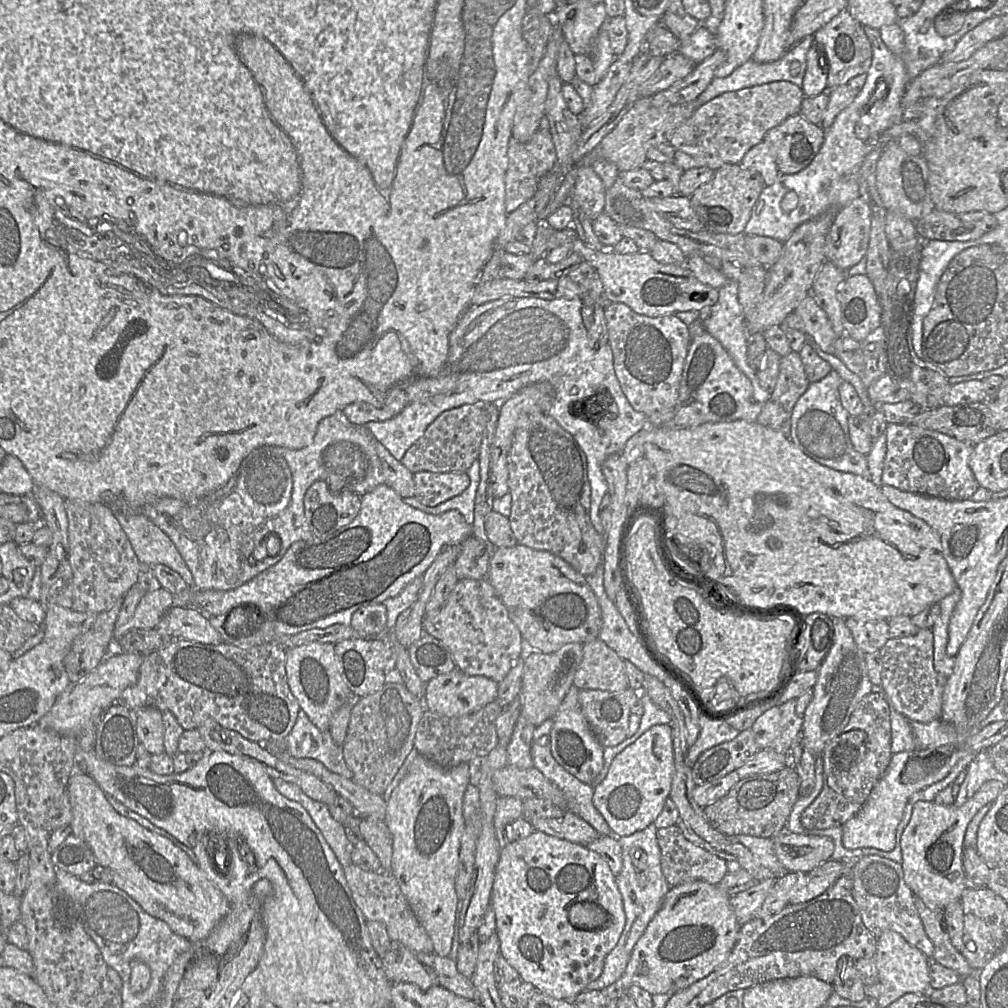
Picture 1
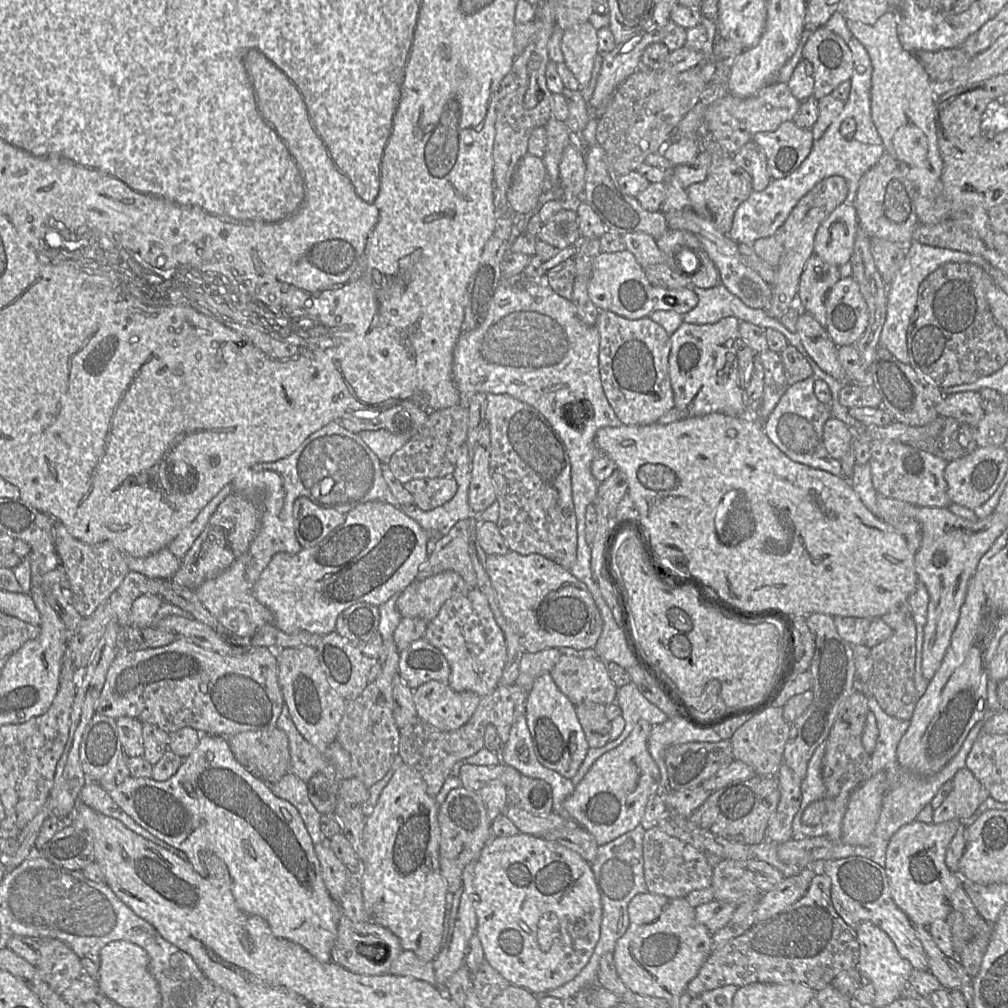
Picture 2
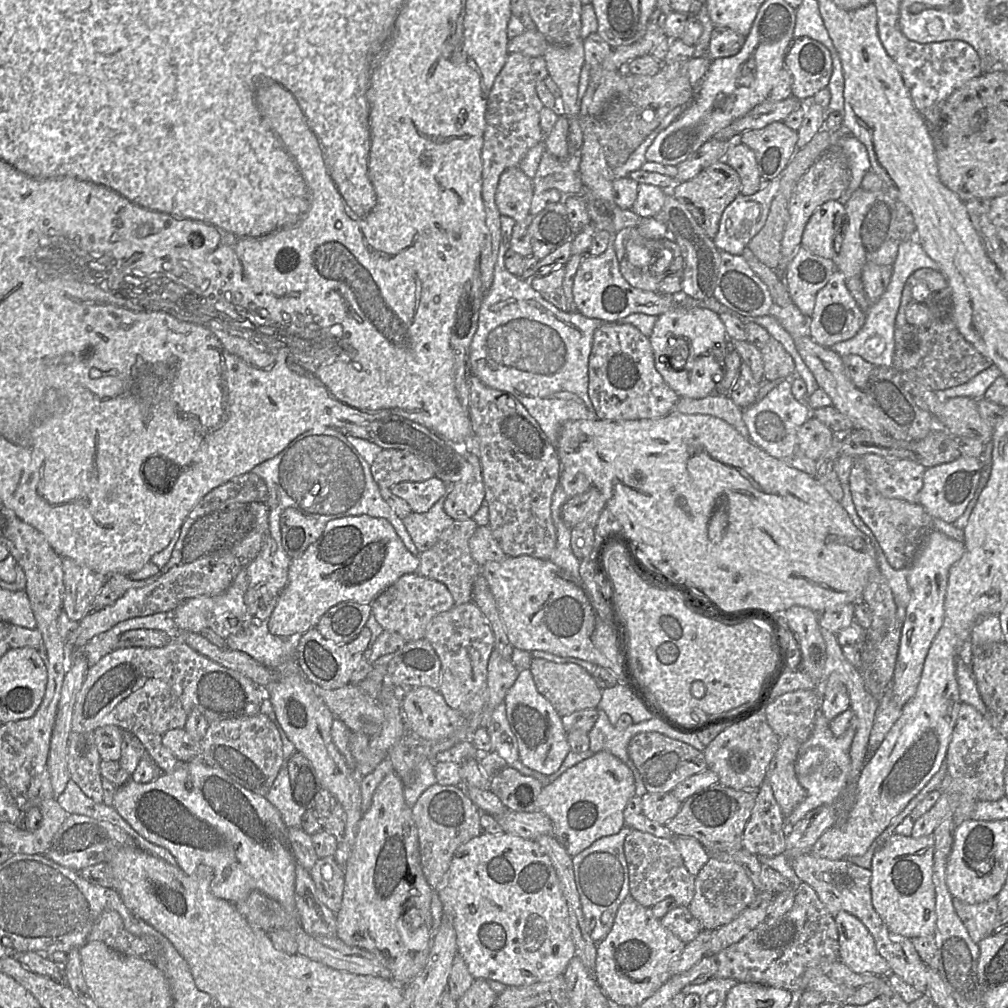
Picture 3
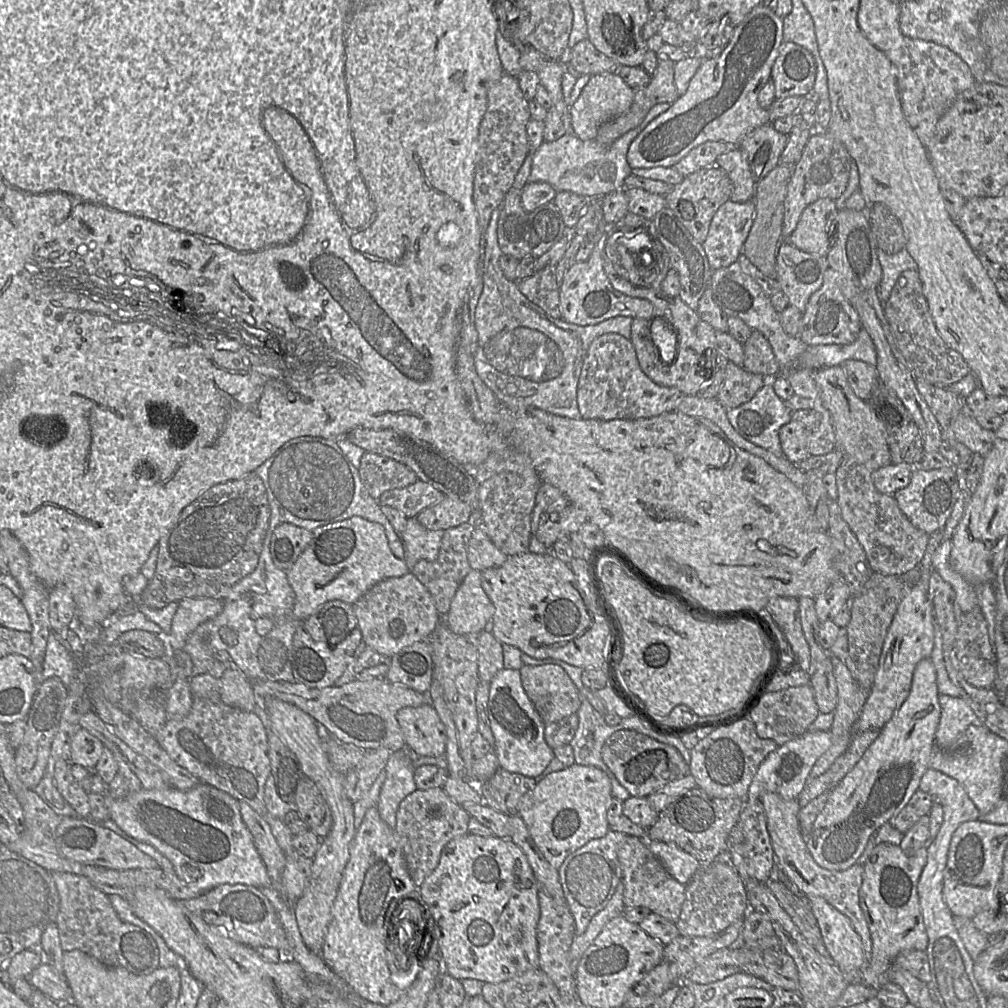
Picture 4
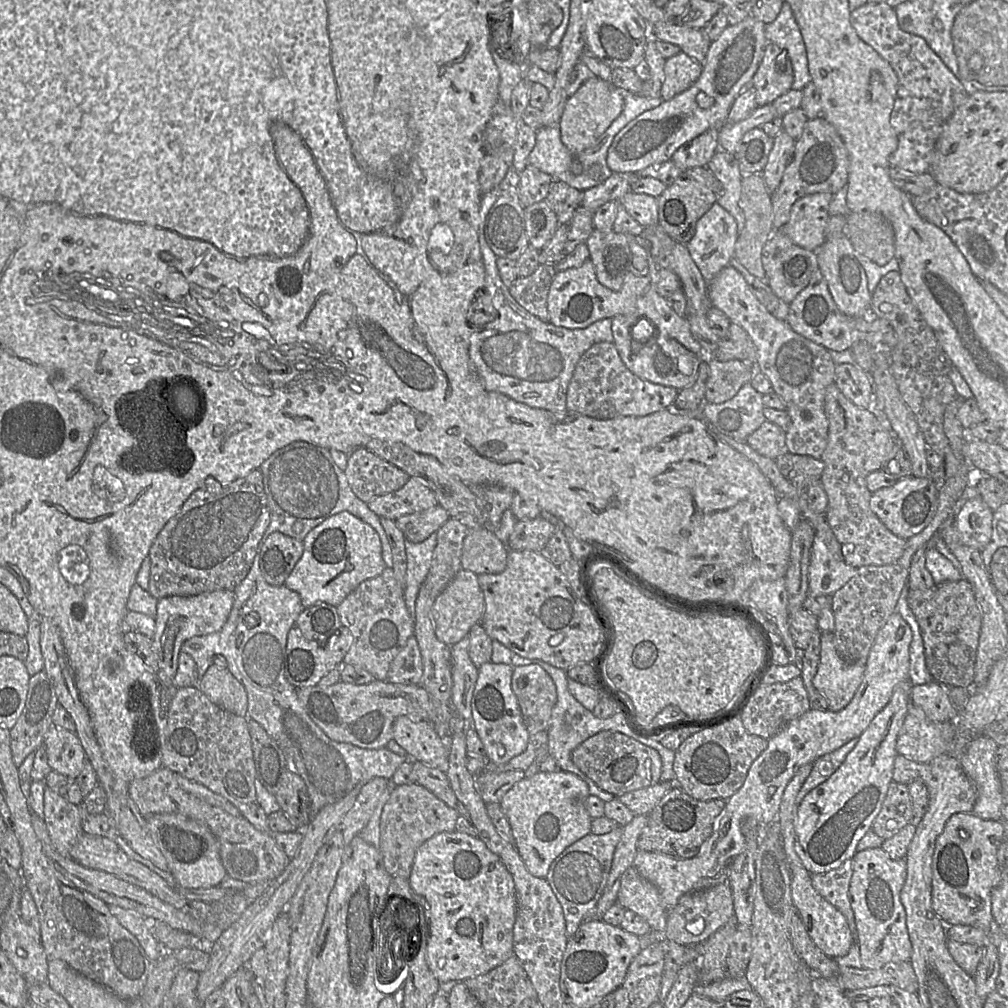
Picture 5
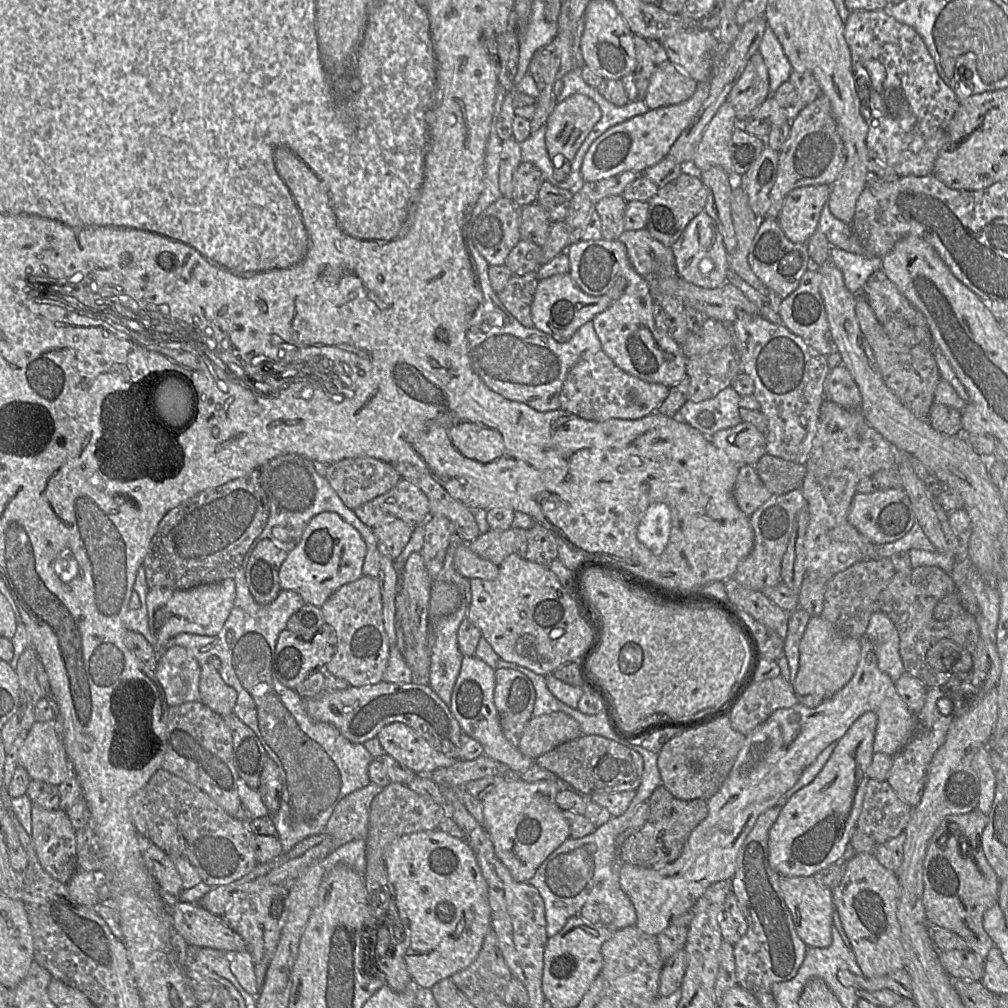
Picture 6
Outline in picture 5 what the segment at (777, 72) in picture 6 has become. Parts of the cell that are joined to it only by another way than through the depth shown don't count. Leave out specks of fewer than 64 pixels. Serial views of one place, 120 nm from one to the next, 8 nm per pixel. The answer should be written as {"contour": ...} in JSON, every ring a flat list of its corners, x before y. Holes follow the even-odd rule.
{"contour":[[784,2,777,18,766,26,765,33,768,44,777,45,787,51,794,72,792,89,802,90,812,78,808,69,805,43,788,3]]}

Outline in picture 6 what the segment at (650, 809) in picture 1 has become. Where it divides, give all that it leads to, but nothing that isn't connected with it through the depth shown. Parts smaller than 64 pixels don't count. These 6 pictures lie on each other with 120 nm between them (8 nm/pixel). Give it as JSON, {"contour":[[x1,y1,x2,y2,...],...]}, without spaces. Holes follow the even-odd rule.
{"contour":[[517,779,498,785,482,799,482,826,493,842,496,856,508,868,515,881,528,882,543,861,570,837,569,821,556,803,557,794,564,789,571,788,561,779,557,779,557,782,550,780,525,782]]}

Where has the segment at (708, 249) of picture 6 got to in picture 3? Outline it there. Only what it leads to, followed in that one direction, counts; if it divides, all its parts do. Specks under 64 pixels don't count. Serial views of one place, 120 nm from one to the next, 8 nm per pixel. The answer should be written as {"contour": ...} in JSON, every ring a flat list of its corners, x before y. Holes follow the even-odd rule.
{"contour":[[779,179,764,182,761,188,752,195,739,194,723,211,719,229,713,238,720,251,741,255,748,242,760,231,767,219,771,202,779,190]]}

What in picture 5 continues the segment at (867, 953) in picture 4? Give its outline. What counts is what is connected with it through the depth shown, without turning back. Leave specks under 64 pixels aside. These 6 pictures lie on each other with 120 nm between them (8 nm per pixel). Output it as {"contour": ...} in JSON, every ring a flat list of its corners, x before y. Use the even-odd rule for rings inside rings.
{"contour":[[850,859,836,869,811,874,811,879,815,890,845,916,856,942,856,925,849,897,852,874,853,865]]}

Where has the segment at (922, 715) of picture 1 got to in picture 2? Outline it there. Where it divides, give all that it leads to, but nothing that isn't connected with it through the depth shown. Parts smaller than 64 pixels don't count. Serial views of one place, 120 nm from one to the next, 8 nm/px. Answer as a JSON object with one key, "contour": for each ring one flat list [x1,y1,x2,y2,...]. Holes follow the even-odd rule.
{"contour":[[907,616,888,639,871,648,871,655,873,668,867,682,870,694,888,715,909,721,928,686,922,675,921,649,917,647,917,628,913,618]]}

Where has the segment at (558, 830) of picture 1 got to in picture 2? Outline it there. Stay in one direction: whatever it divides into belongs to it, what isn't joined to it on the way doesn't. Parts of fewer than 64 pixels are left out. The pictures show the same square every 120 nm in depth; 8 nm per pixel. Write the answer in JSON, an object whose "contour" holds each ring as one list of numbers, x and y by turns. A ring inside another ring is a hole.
{"contour":[[508,805,503,815,514,823,519,833,538,837,548,831,567,825,570,821,565,815,559,813,533,815,513,805]]}

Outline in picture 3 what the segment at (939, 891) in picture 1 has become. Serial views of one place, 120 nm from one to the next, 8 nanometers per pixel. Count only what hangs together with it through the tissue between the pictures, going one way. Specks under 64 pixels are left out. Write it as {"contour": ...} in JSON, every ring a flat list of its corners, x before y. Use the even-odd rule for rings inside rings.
{"contour":[[893,833,873,856,871,901,891,933,908,939,933,935,936,928,932,882,935,840,932,834,913,838]]}

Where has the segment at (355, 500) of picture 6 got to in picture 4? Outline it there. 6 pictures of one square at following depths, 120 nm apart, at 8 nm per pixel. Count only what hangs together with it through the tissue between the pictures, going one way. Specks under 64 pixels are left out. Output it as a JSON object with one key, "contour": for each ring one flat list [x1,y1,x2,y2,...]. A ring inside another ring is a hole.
{"contour":[[370,452,361,457,358,471,366,490,376,500,386,491,406,488,418,481,417,475,404,464]]}

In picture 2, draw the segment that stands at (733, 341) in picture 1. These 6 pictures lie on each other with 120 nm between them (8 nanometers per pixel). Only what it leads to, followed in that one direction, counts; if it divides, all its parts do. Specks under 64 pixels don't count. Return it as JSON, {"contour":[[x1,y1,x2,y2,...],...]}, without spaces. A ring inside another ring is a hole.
{"contour":[[722,284,711,288,692,287,698,296,697,305,683,314,684,322,692,324,713,324,726,317,736,317,763,328,771,328,782,333,788,343,794,346,802,356,809,356,799,335,789,331,777,318,762,309,746,306,737,296,729,292]]}

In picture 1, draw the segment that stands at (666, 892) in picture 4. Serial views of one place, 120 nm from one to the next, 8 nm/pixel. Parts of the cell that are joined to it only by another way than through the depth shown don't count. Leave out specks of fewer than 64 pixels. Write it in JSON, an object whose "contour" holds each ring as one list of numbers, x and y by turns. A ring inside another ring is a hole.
{"contour":[[676,825,658,829,657,842,661,851,661,869,672,888,696,880,718,884,728,874,727,861,691,843]]}

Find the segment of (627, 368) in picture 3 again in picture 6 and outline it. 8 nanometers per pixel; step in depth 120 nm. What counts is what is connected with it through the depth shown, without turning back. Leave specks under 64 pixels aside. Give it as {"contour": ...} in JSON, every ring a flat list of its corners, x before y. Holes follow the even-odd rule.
{"contour":[[602,350,583,353,569,371,560,393,560,409,585,420,639,419,658,410,669,387,641,380,620,369]]}

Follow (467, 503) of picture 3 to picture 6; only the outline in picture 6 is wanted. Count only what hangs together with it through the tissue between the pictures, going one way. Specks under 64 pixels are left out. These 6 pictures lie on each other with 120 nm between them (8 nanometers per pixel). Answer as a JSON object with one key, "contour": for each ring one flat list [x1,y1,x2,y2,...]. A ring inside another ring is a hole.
{"contour":[[402,520,380,525,373,529,373,533,382,557,389,557,395,561,409,542,414,527]]}

